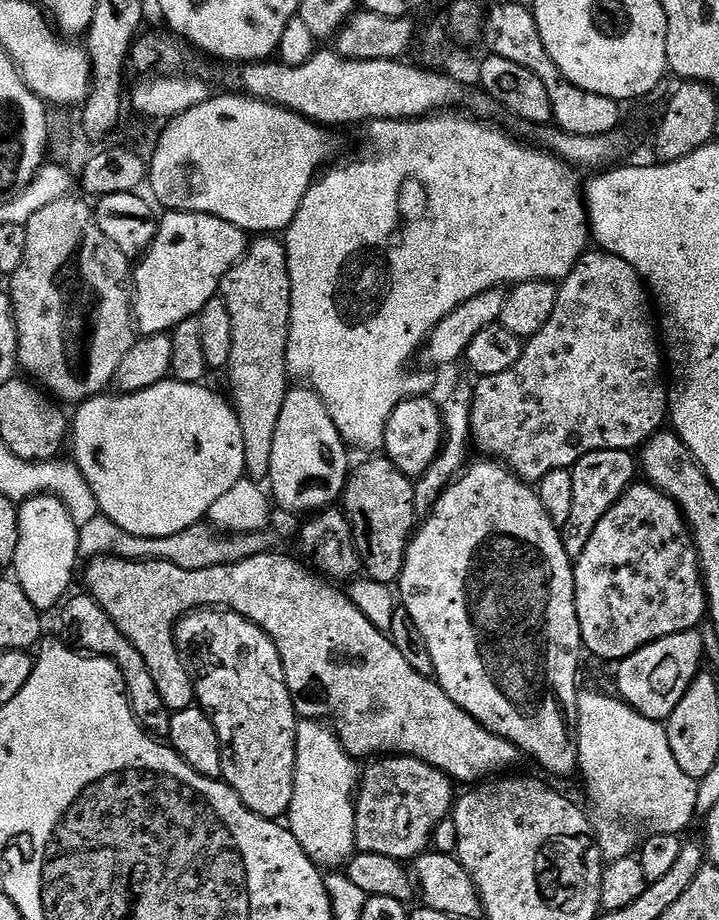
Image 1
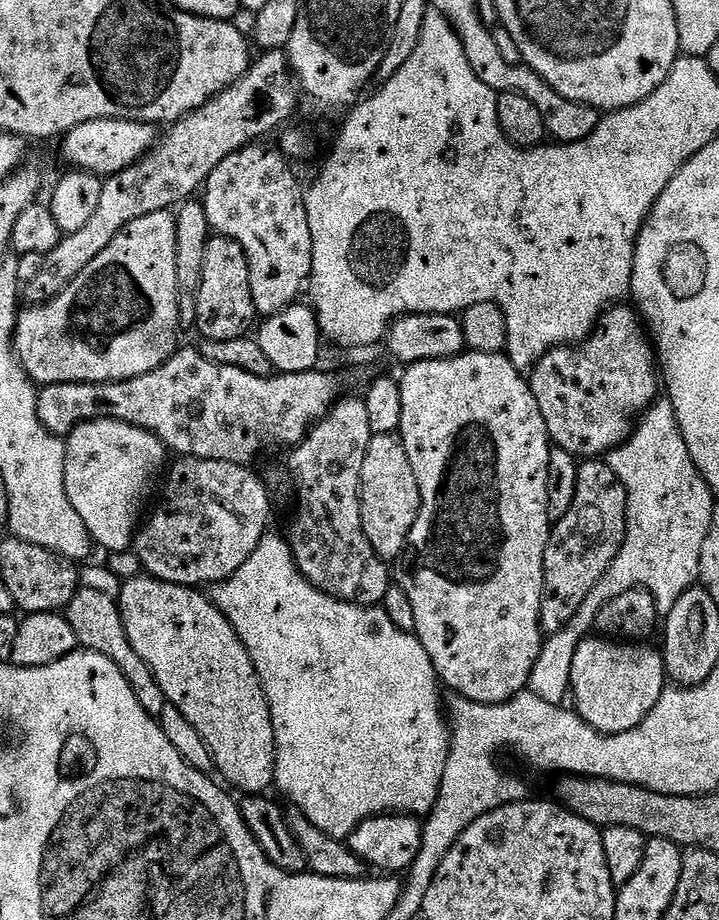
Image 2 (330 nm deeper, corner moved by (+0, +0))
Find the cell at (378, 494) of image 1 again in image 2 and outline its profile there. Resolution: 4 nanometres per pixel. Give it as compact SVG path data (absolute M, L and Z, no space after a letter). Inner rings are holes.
M373 435L370 446L366 450L366 458L362 462L362 478L360 479L360 513L362 514L362 530L370 542L370 546L385 562L396 562L408 546L408 535L418 518L420 509L420 487L418 478L414 478L414 466L410 466L410 458L404 449L399 435Z

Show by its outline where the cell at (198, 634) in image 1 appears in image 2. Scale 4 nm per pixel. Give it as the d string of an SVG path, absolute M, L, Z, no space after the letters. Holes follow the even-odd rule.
M139 574L133 580L125 579L120 589L118 603L120 606L120 617L124 623L123 639L128 640L130 647L136 651L136 656L145 664L147 671L156 679L156 685L160 687L160 695L167 703L173 704L182 714L182 718L186 718L186 722L190 722L190 726L194 726L194 730L198 730L198 734L206 742L206 746L212 755L212 762L215 771L224 775L223 783L225 785L233 784L240 791L240 794L264 794L273 787L276 779L276 731L274 730L274 722L270 718L270 706L268 699L264 697L264 687L260 684L258 674L254 670L254 662L250 658L250 654L246 650L246 646L238 638L238 634L234 630L234 626L220 612L220 609L212 603L211 599L203 591L195 588L187 588L181 584L171 584L165 580L157 580L147 574Z

